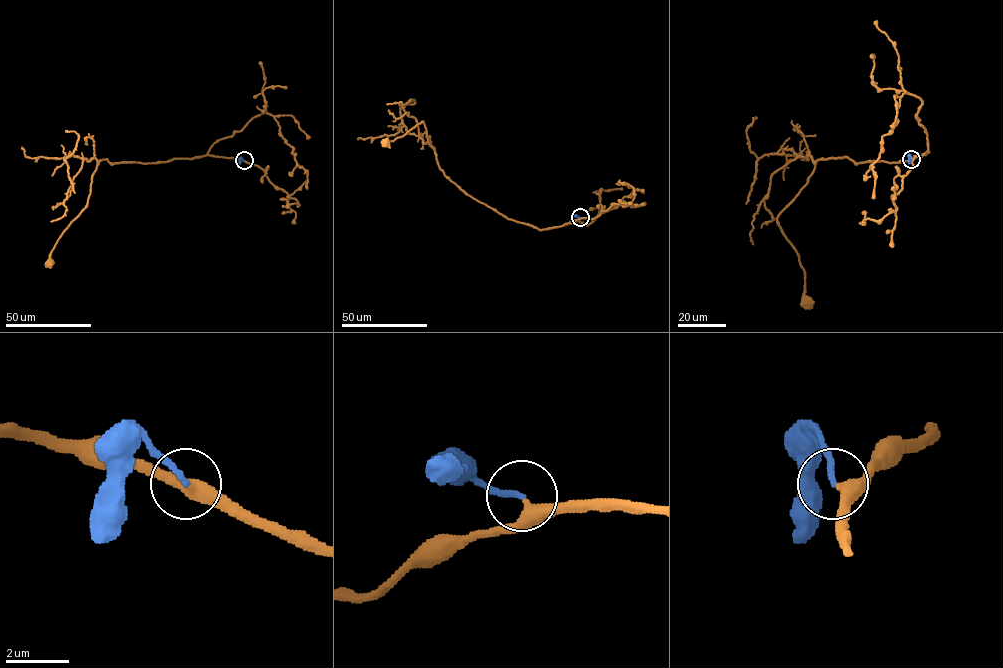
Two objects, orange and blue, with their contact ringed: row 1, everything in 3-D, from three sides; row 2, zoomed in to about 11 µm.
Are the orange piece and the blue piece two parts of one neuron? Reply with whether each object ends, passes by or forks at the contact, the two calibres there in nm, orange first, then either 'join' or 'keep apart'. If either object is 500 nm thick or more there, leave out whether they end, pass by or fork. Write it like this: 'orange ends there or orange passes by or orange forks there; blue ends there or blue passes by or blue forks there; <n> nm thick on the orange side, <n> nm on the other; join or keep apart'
orange passes by; blue ends there; 380 nm thick on the orange side, 180 nm on the other; join

